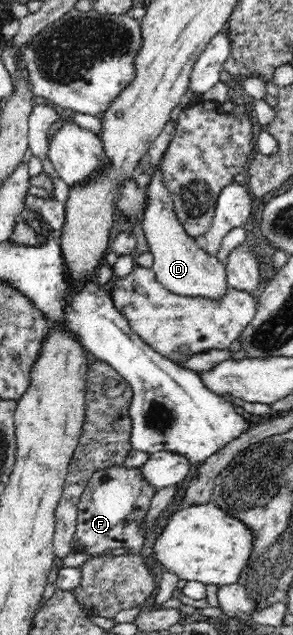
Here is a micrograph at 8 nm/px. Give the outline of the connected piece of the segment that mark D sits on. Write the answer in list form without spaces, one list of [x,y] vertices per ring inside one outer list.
[[[160,168],[154,170],[154,177],[147,188],[145,205],[138,233],[144,245],[153,255],[152,271],[157,281],[168,291],[176,295],[220,299],[228,287],[225,264],[216,256],[208,255],[198,244],[198,239],[190,237],[177,218],[172,196],[166,188]]]

